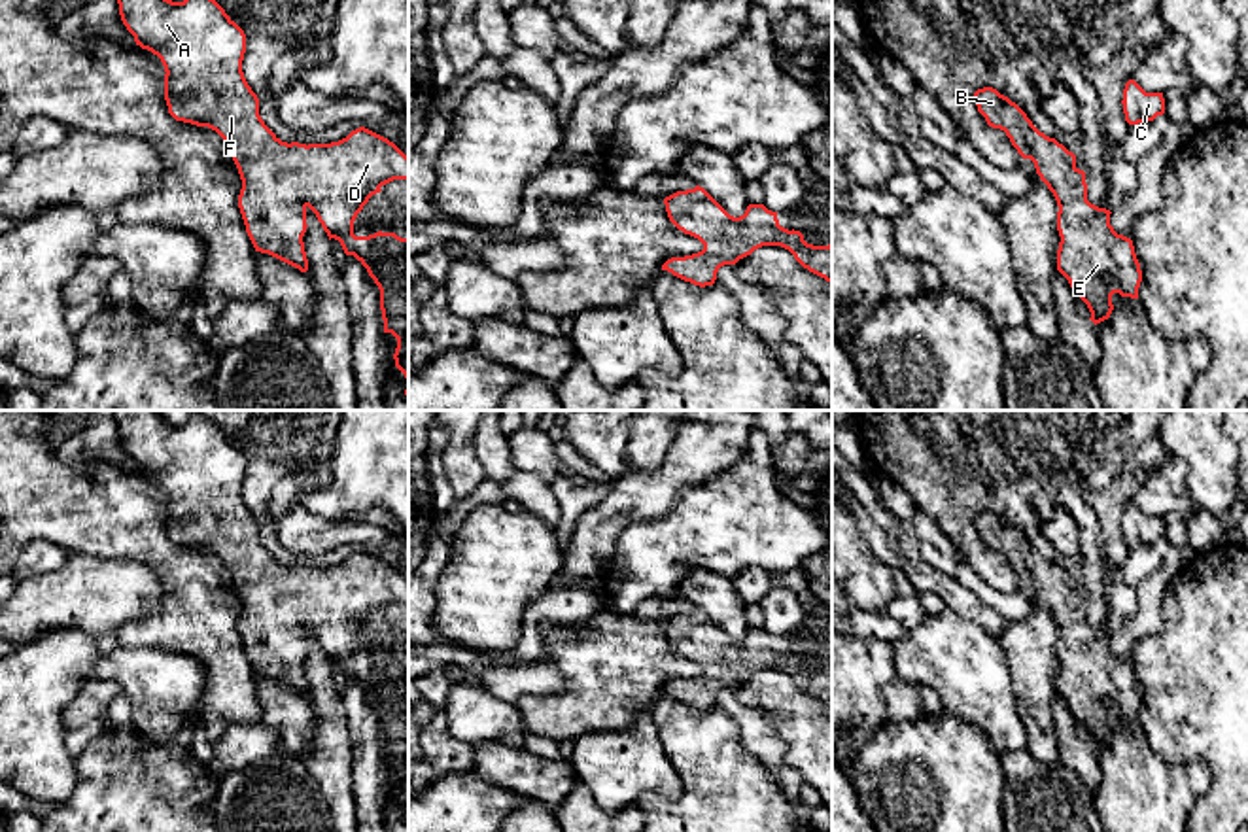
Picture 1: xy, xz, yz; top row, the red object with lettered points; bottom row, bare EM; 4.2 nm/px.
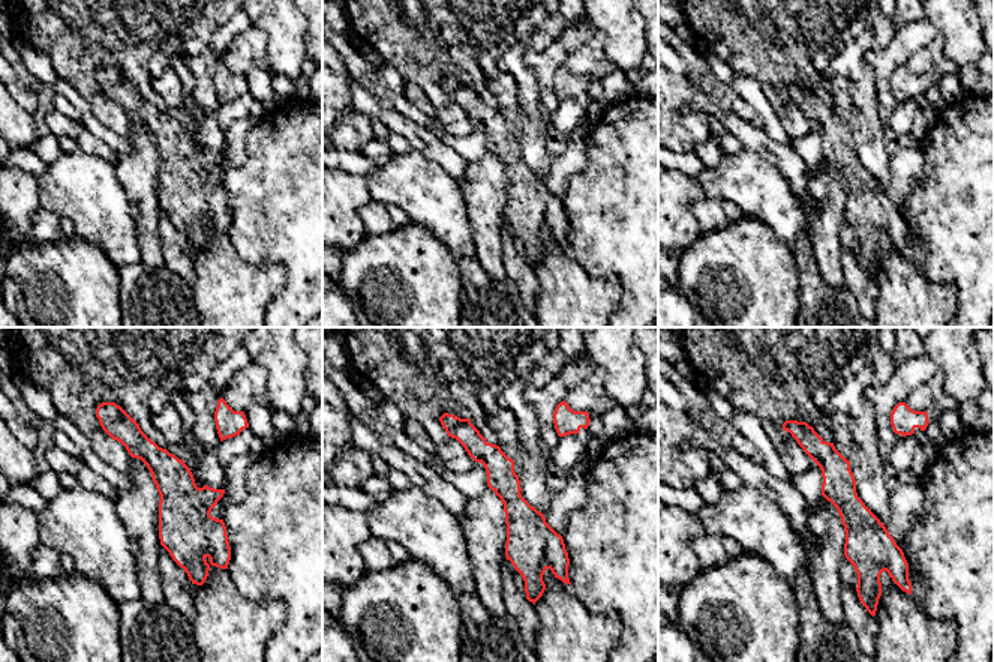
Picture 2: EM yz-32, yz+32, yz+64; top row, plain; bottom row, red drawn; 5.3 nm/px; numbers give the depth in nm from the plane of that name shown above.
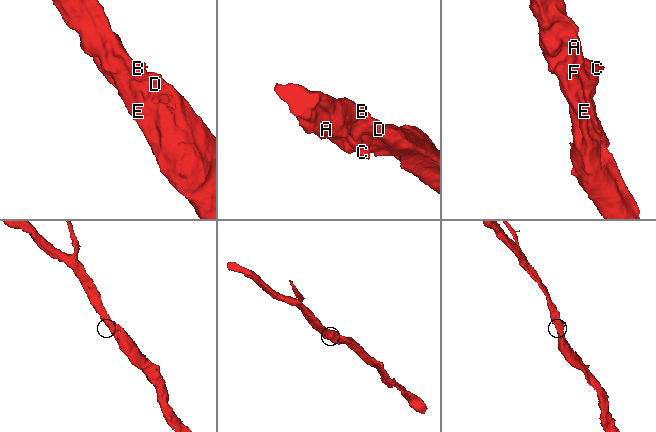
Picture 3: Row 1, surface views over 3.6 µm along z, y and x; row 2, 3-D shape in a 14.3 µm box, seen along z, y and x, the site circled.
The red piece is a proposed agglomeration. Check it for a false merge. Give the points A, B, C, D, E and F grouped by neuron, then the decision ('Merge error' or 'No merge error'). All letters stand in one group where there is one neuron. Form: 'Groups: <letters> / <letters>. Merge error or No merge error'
Groups: A B C D E F. No merge error

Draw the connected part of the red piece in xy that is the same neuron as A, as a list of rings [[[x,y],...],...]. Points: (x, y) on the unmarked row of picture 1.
[[[108,410],[113,418],[115,424],[119,427],[119,439],[123,448],[127,450],[127,454],[134,459],[136,469],[140,469],[142,473],[151,475],[153,478],[157,478],[165,490],[165,524],[168,529],[168,537],[176,543],[176,545],[183,545],[183,546],[191,546],[197,550],[208,550],[212,554],[216,554],[229,569],[231,577],[233,577],[233,584],[238,592],[240,603],[242,603],[242,613],[238,618],[238,632],[246,649],[246,656],[255,671],[255,675],[261,677],[269,677],[295,692],[299,692],[301,696],[308,694],[308,683],[306,683],[306,675],[304,675],[304,666],[303,660],[306,656],[306,633],[310,632],[318,645],[321,647],[323,654],[327,656],[329,664],[335,662],[340,666],[342,673],[346,679],[354,679],[369,696],[369,700],[374,703],[374,707],[380,713],[380,734],[382,734],[382,743],[384,743],[384,756],[391,756],[397,762],[397,771],[393,777],[395,783],[395,790],[405,798],[407,802],[407,813],[405,819],[408,817],[408,662],[401,662],[395,656],[374,656],[369,660],[355,660],[354,658],[354,645],[357,641],[357,637],[363,633],[363,630],[369,626],[369,622],[376,616],[380,616],[382,609],[393,605],[393,603],[408,603],[408,581],[388,562],[359,550],[355,554],[352,554],[346,562],[338,563],[338,565],[331,565],[331,567],[299,567],[299,565],[282,565],[261,543],[259,539],[259,522],[257,518],[251,514],[251,511],[248,509],[244,495],[242,495],[242,484],[244,484],[244,477],[246,477],[246,458],[244,454],[225,437],[225,433],[210,420],[206,420],[204,416],[191,412],[191,416],[187,418],[187,422],[183,425],[172,425],[168,422],[165,422],[161,418],[161,414],[157,410]]]

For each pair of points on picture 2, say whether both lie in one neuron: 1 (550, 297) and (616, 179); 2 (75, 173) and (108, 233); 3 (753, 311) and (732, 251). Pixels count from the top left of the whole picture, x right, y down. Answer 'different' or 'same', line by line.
1: different
2: same
3: same

